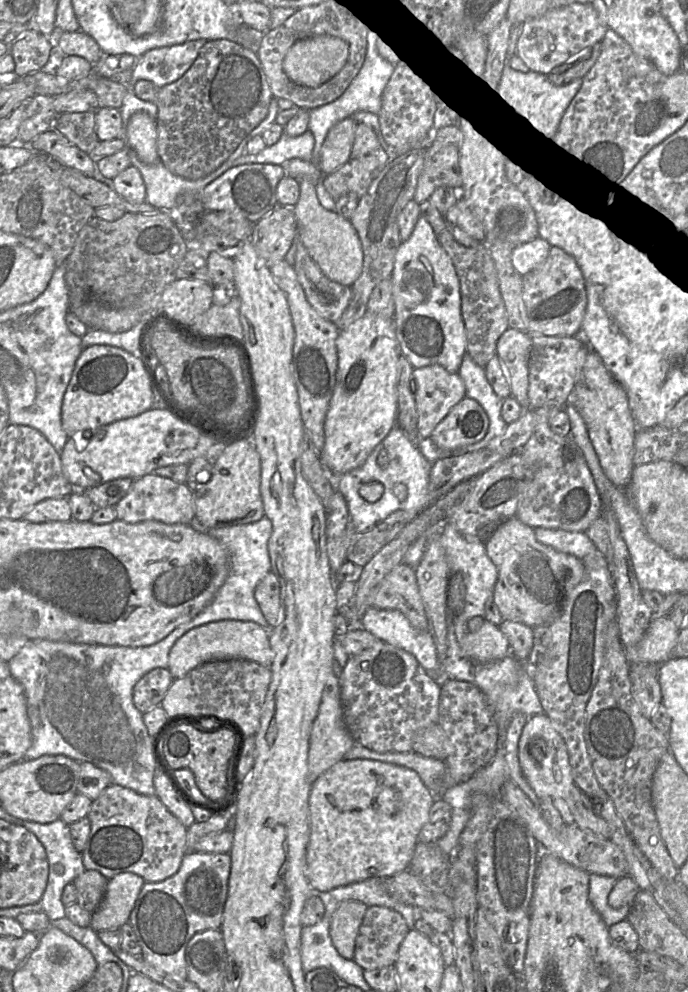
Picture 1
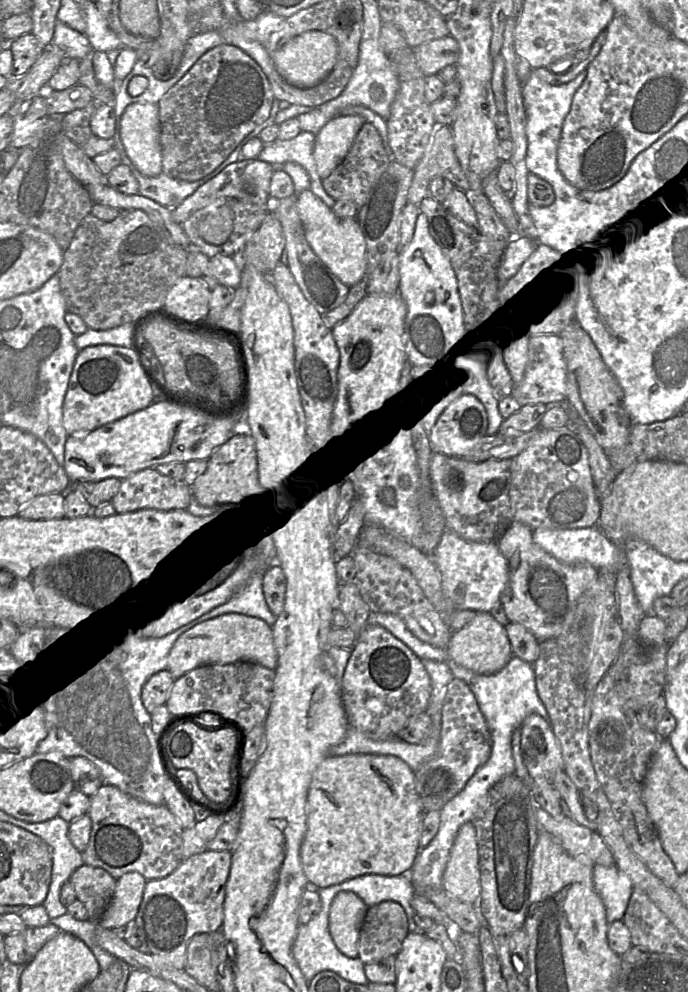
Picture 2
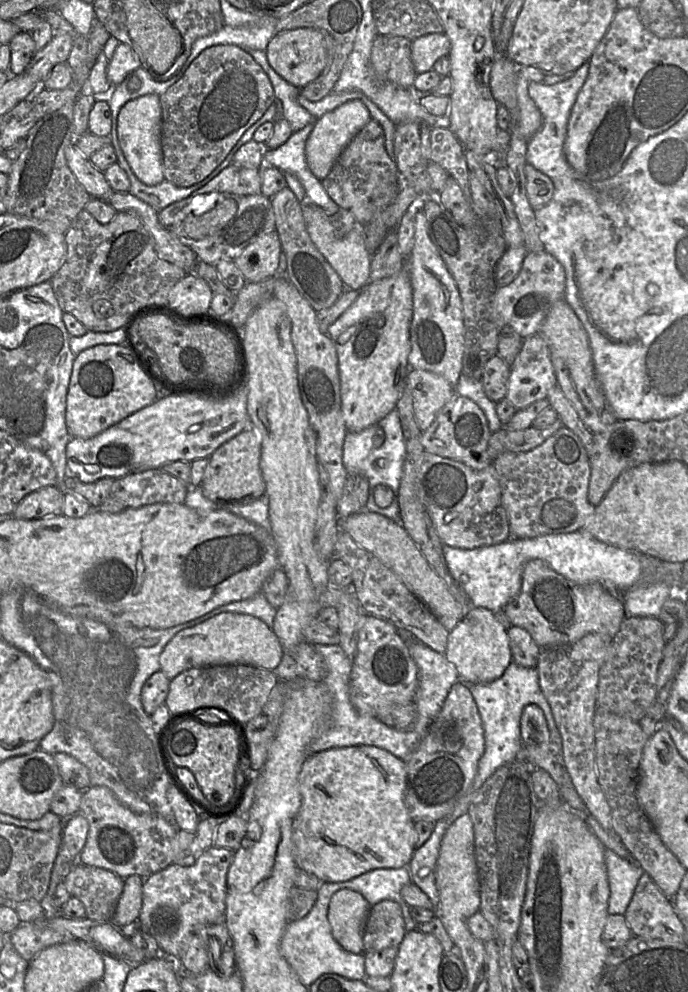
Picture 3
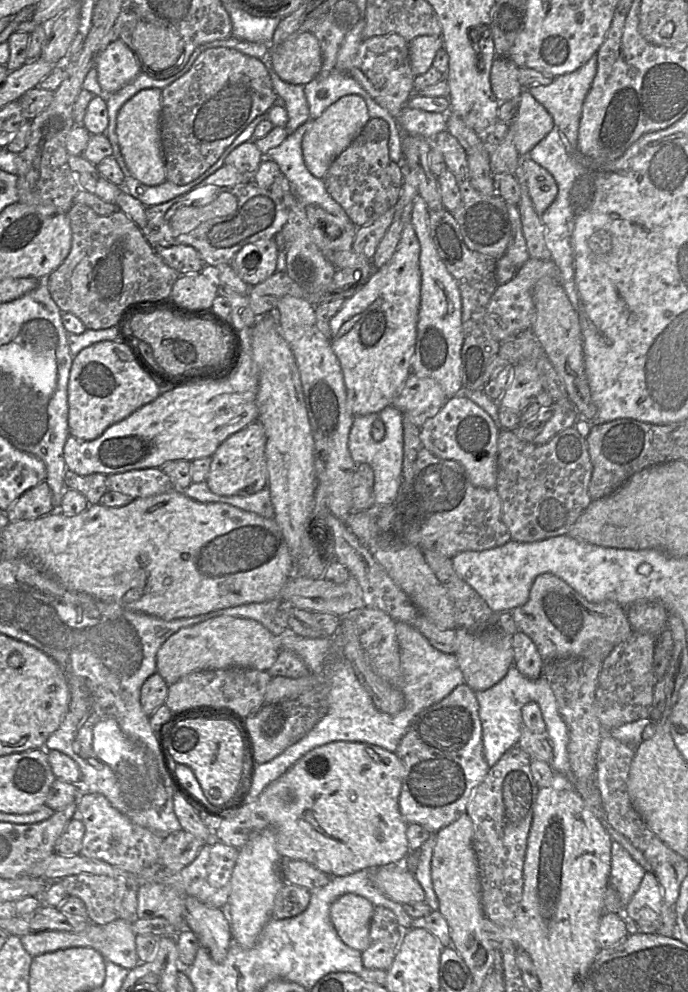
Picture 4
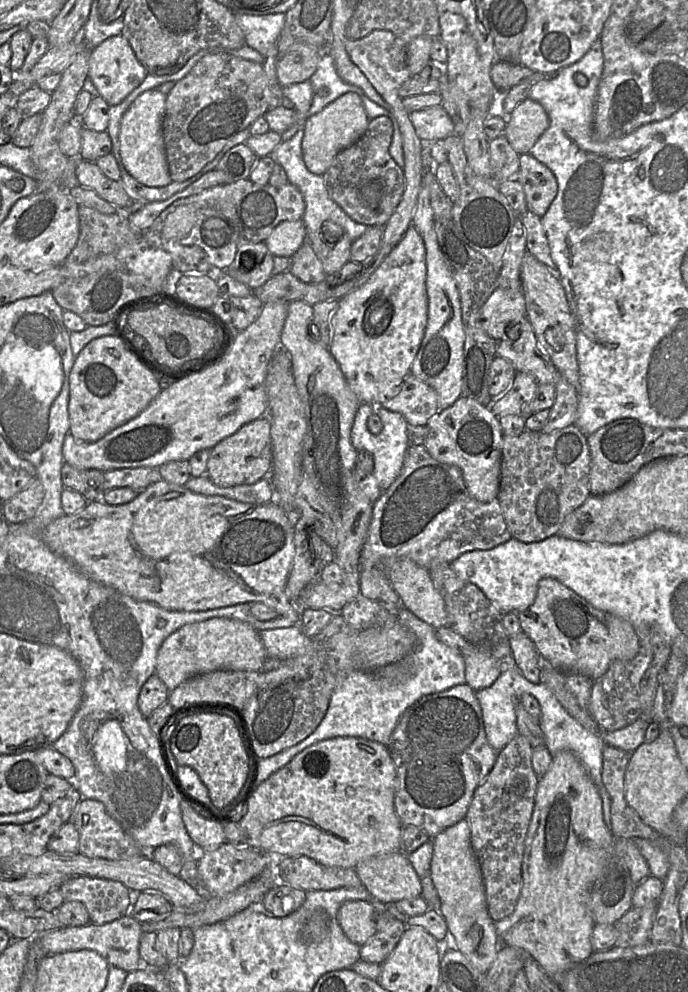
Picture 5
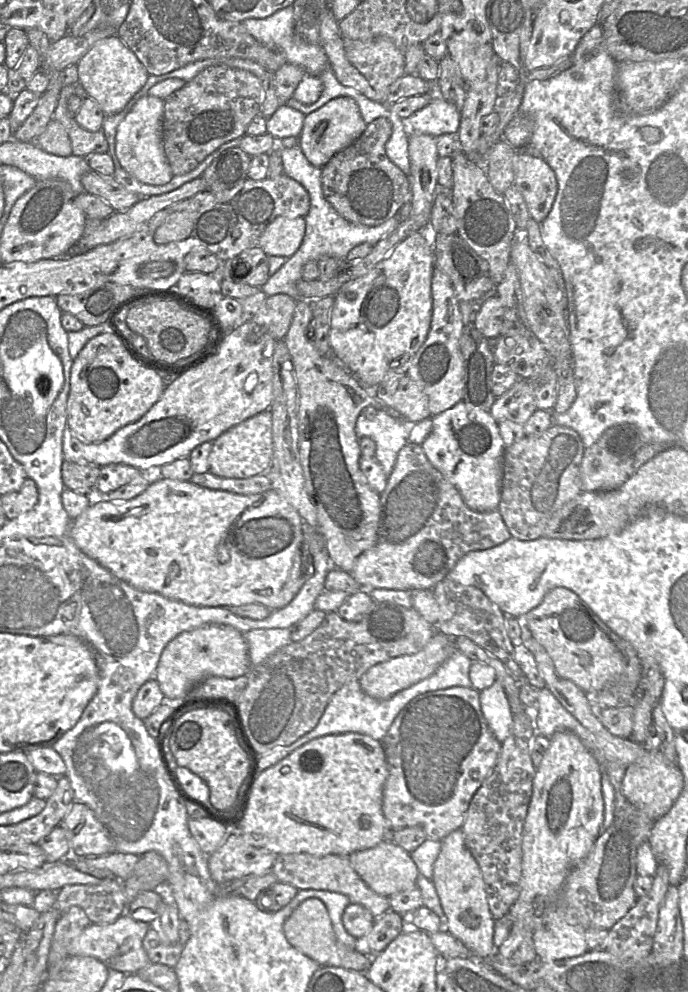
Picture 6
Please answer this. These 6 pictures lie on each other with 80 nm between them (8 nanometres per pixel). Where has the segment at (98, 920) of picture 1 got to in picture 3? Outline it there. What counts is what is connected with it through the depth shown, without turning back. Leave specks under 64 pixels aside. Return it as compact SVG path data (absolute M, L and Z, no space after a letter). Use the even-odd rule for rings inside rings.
M133 875L124 879L123 892L119 898L111 923L122 928L124 925L137 921L142 907L144 879Z

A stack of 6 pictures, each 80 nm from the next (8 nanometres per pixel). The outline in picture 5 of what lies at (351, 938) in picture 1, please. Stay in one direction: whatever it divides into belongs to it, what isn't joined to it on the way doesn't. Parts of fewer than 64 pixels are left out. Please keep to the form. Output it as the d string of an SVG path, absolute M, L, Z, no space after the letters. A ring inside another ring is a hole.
M370 901L344 902L337 912L337 921L347 938L359 946L376 933L376 911Z

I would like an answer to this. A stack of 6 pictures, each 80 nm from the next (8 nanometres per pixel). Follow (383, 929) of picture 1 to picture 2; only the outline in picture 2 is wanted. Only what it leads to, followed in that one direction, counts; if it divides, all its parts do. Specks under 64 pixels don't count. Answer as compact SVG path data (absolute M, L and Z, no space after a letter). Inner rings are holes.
M383 901L368 907L358 940L358 958L369 964L396 956L408 933L407 917L400 904Z

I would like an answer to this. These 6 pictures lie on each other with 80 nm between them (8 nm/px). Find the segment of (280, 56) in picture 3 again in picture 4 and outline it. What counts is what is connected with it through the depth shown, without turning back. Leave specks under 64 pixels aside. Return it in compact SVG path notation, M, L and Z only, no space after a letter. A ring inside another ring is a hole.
M311 32L296 34L274 47L268 61L281 80L304 86L321 71L320 43Z

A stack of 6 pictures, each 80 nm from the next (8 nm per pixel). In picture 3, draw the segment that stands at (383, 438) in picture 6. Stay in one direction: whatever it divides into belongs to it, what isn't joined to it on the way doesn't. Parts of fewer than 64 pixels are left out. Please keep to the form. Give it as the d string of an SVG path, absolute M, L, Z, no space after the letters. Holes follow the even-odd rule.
M397 409L392 410L378 424L372 425L361 432L347 432L343 445L343 464L348 476L363 476L368 480L369 493L365 505L367 511L381 514L394 522L400 523L400 508L398 502L398 491L403 474L403 466L406 458L406 444ZM378 428L384 430L385 441L382 446L375 447L373 437ZM377 486L388 486L393 491L392 503L385 508L377 506L374 499L374 491Z

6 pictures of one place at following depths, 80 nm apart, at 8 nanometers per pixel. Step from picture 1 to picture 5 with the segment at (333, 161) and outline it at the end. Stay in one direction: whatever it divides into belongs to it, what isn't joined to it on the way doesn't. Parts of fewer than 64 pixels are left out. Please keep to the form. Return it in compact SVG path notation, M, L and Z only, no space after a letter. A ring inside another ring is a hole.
M346 93L321 112L308 117L304 125L302 155L307 169L319 176L331 166L339 152L356 143L366 132L370 119L356 93Z

